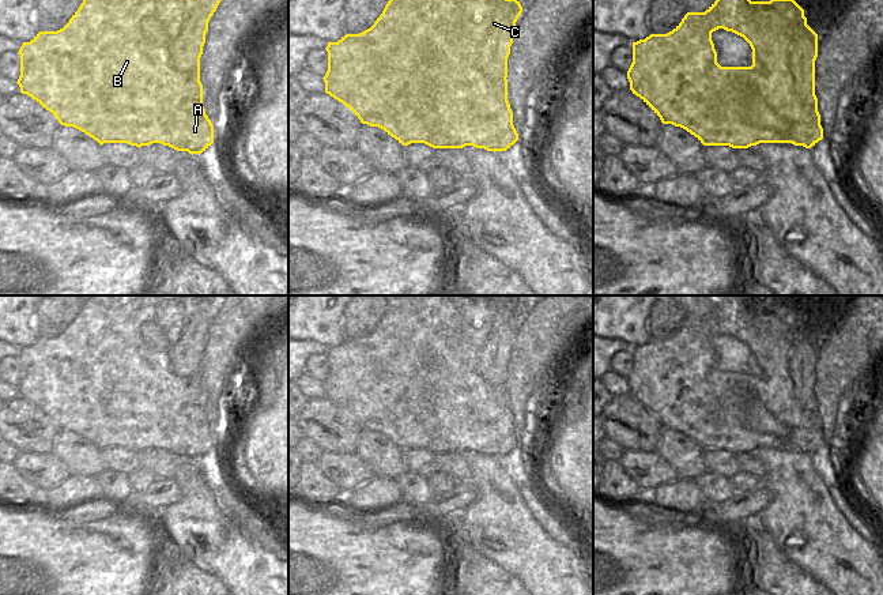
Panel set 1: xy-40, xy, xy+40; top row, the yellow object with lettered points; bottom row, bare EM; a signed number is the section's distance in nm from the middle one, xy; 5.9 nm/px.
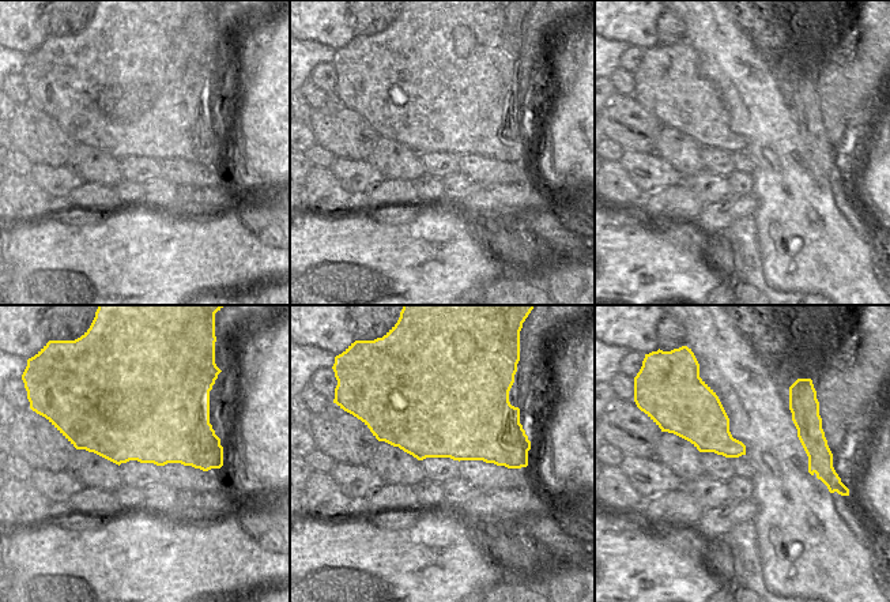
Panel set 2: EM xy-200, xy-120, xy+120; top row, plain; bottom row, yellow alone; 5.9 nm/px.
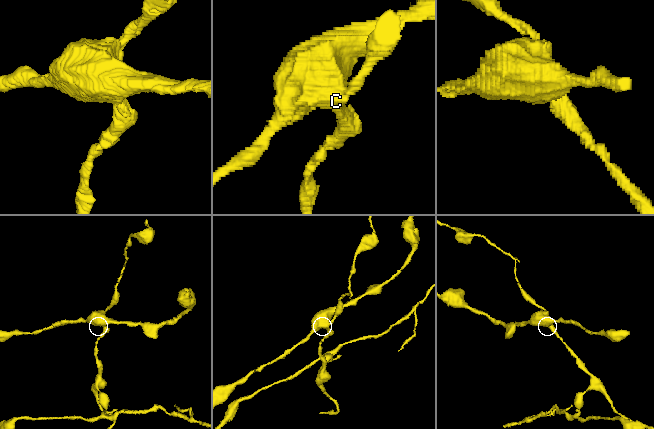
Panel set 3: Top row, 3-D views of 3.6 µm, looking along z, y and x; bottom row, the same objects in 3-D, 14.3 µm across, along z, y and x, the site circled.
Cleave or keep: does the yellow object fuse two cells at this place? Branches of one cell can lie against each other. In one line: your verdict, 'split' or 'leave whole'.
split

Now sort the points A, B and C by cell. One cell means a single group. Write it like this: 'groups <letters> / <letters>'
groups A B / C

